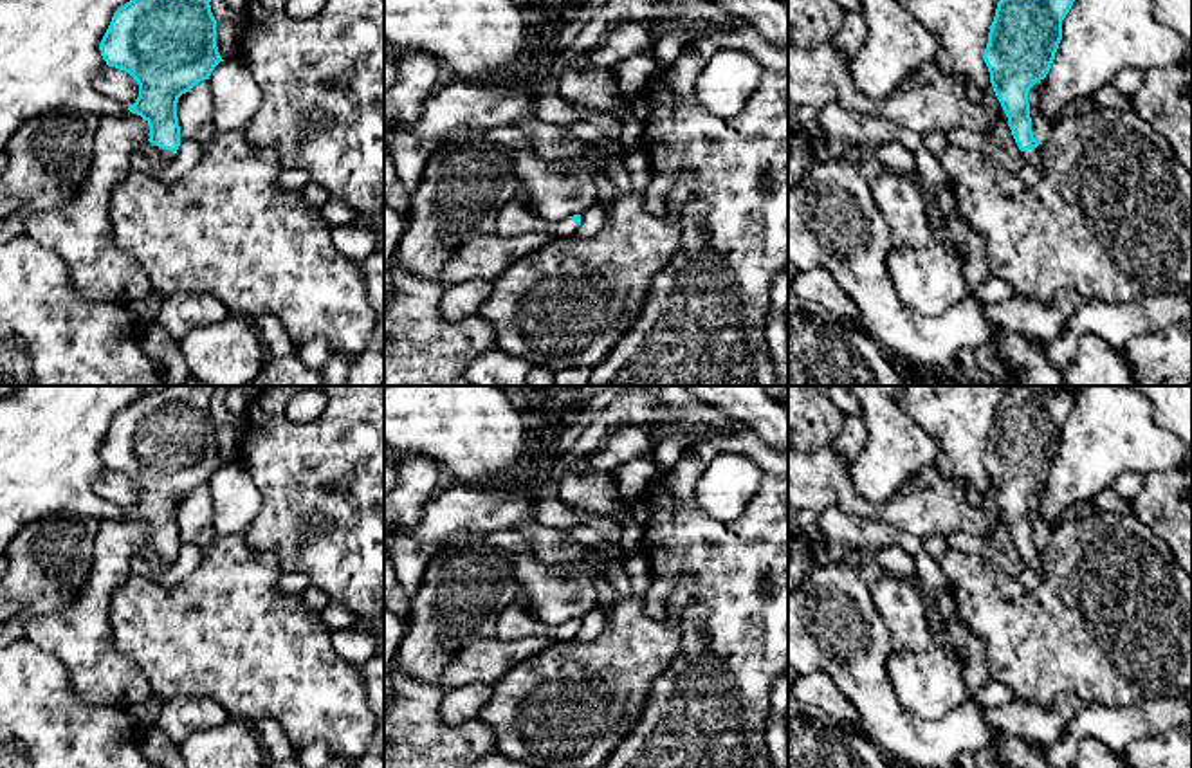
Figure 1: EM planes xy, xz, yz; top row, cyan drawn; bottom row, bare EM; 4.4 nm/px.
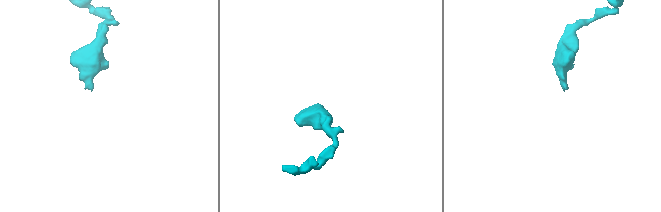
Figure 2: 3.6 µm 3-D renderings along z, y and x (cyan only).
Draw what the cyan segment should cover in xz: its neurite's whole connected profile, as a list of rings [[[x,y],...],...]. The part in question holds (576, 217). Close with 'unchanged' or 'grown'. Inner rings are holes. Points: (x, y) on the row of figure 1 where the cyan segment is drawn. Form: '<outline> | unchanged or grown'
[[[523,195],[507,202],[496,220],[496,234],[509,240],[532,233],[546,234],[552,240],[564,240],[579,234],[579,229],[581,215],[557,222],[545,220],[528,209]]] | grown

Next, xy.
[[[130,0],[121,5],[99,43],[108,67],[128,72],[139,85],[139,97],[119,117],[101,117],[94,137],[92,166],[78,195],[61,209],[32,213],[25,218],[23,234],[56,252],[67,265],[72,285],[92,301],[112,301],[124,306],[141,303],[151,285],[141,265],[114,240],[110,197],[132,169],[130,160],[146,141],[166,159],[180,146],[177,117],[179,97],[209,79],[224,61],[216,47],[216,20],[211,0]]] | grown

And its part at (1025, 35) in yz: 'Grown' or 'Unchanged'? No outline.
Grown

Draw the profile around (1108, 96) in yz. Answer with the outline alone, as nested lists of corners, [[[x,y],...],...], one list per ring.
[[[1111,83],[1098,88],[1093,101],[1102,108],[1132,110],[1131,99],[1116,90]]]

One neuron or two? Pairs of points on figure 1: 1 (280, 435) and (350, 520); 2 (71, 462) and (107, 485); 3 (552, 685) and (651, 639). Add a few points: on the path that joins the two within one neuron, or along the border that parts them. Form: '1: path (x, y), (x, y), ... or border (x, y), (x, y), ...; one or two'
1: path (287, 457), (329, 498); one
2: border (107, 469), (96, 482), (96, 491), (125, 512); two
3: path (577, 685), (599, 685), (626, 658); one

